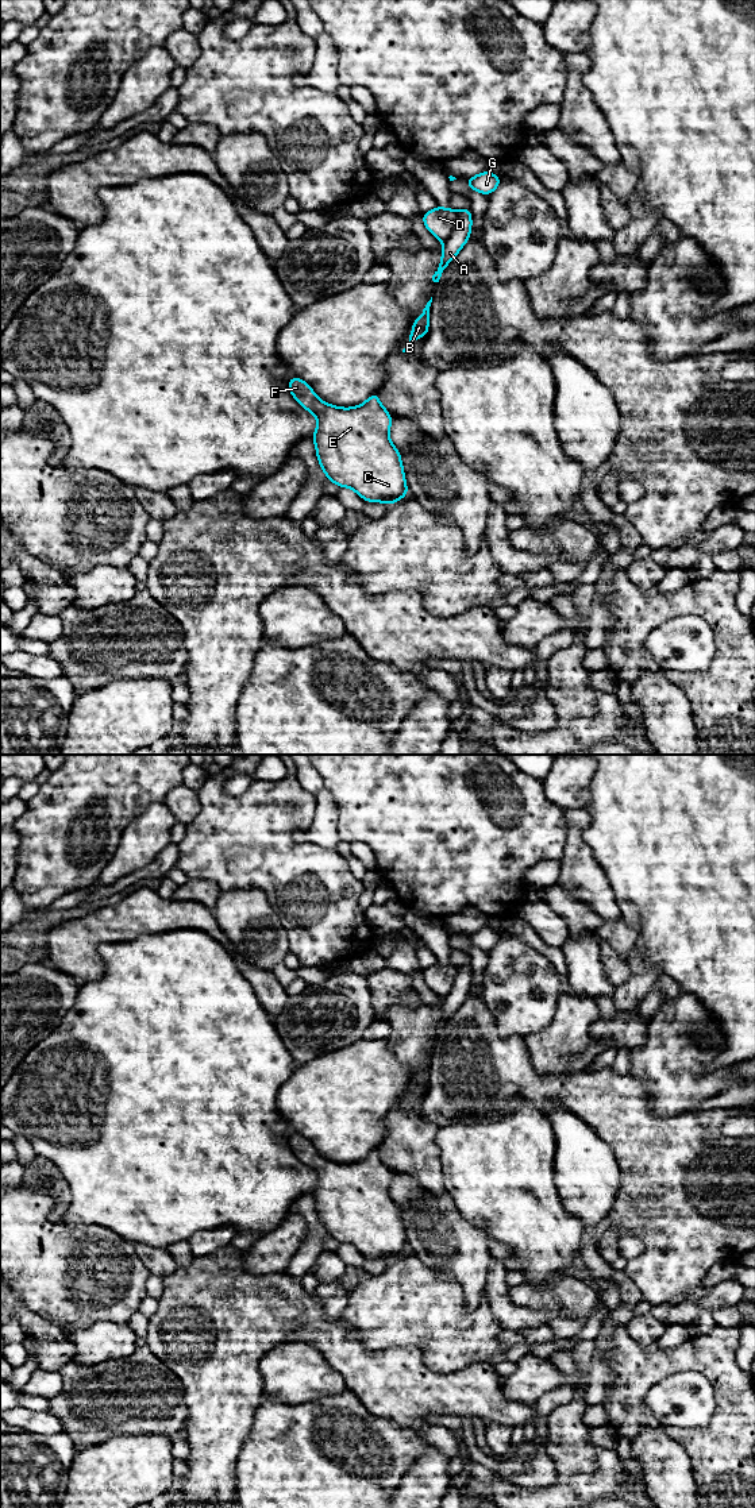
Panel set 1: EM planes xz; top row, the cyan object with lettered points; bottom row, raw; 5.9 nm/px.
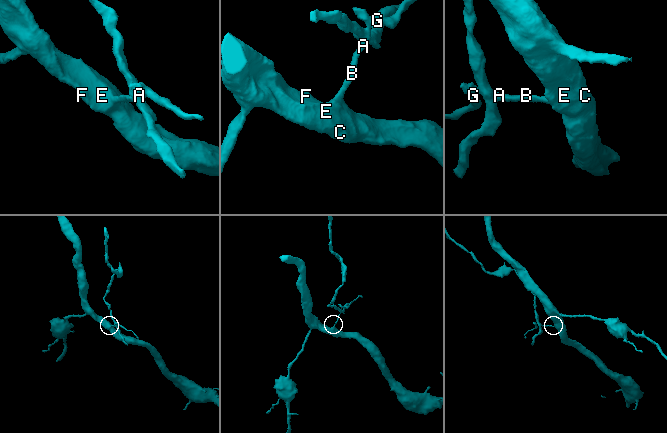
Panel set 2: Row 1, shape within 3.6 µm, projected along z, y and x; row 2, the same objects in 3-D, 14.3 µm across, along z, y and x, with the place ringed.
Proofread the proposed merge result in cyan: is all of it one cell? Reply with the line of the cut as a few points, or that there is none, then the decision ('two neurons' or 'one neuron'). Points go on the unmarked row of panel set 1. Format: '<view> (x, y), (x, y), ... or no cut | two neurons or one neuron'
xz (458, 967), (451, 988), (442, 997) | two neurons

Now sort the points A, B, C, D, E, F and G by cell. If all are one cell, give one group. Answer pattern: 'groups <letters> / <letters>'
groups A B C E F G / D

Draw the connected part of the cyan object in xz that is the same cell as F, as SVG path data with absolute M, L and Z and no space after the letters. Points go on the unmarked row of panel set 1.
M290 1133L288 1145L304 1165L316 1172L317 1183L311 1193L328 1237L353 1245L366 1258L385 1258L390 1262L408 1251L401 1210L389 1195L392 1170L380 1158L378 1148L362 1161L339 1164L321 1157L301 1134Z

